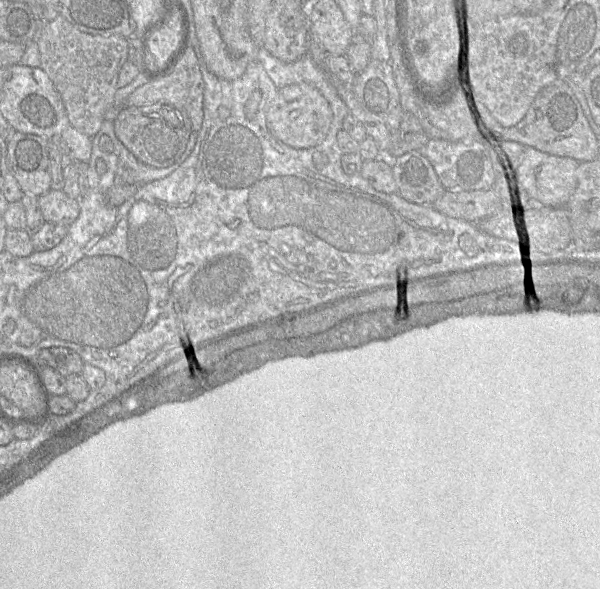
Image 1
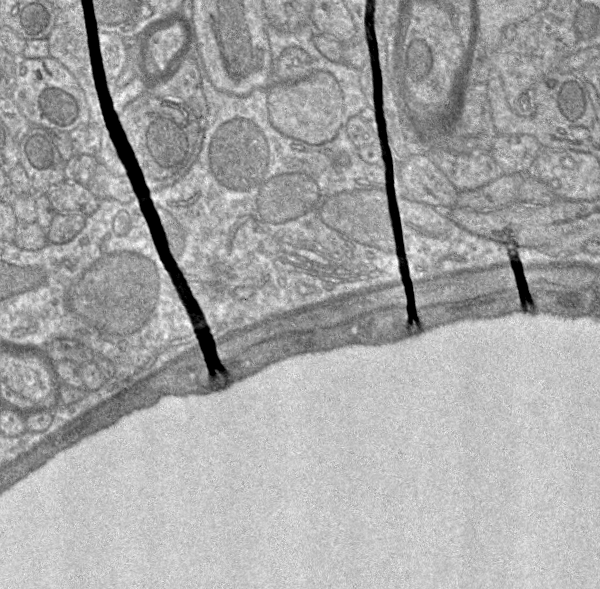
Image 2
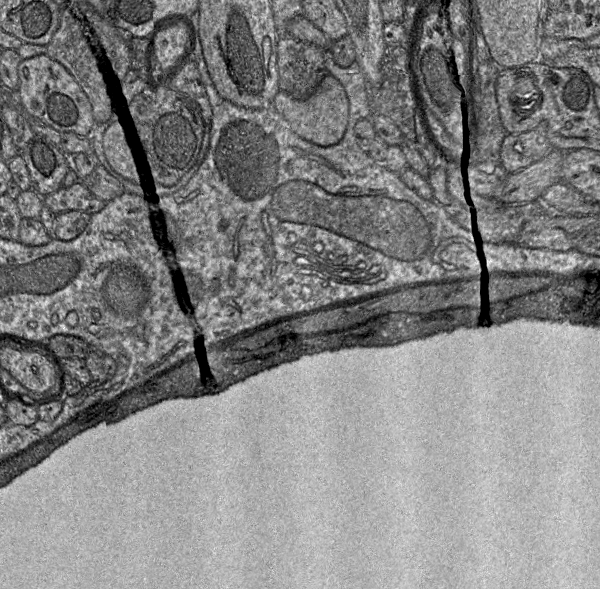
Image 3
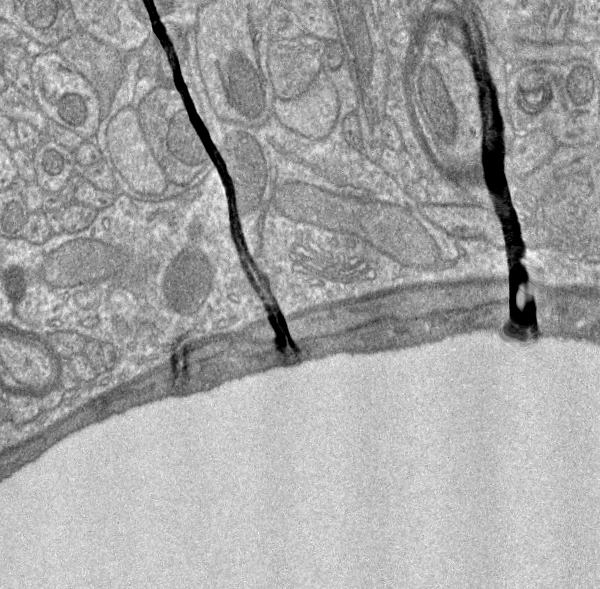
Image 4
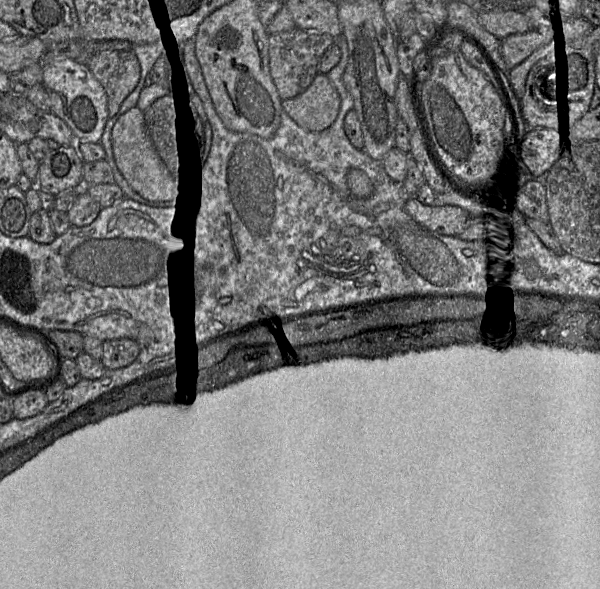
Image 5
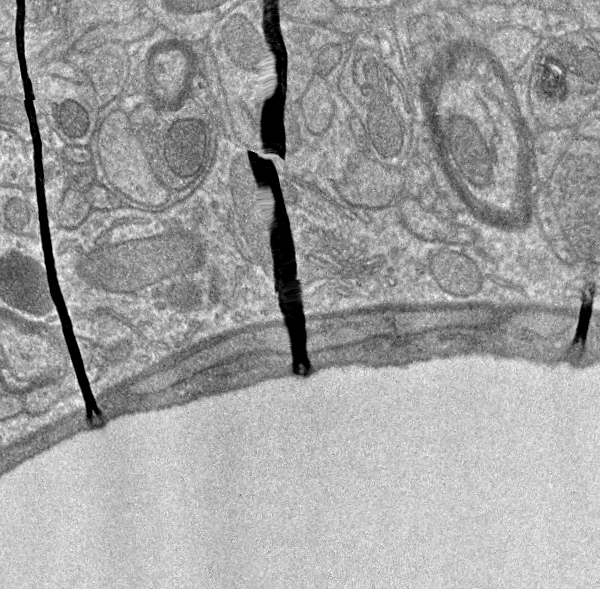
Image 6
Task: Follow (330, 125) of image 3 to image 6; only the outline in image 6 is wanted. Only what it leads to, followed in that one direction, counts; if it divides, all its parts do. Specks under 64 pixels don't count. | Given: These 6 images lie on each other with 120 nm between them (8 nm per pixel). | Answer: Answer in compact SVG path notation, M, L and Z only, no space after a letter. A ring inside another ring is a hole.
M314 74L306 91L300 98L305 125L313 134L324 132L330 124L334 106L325 78Z

